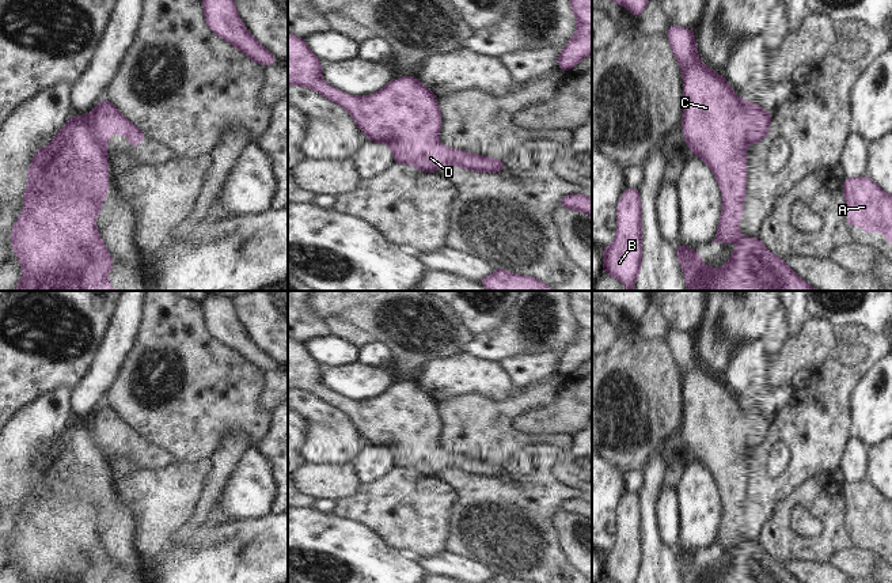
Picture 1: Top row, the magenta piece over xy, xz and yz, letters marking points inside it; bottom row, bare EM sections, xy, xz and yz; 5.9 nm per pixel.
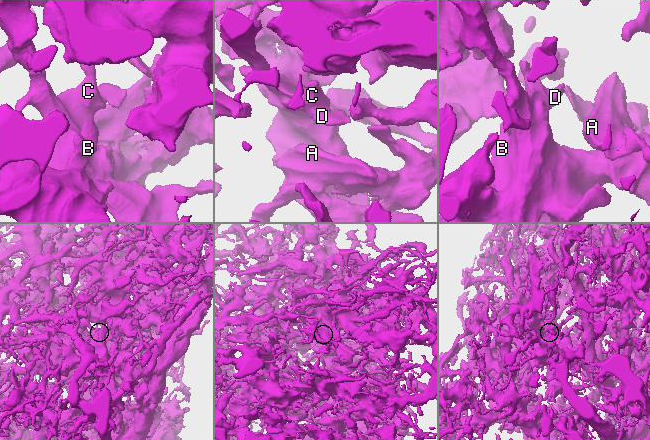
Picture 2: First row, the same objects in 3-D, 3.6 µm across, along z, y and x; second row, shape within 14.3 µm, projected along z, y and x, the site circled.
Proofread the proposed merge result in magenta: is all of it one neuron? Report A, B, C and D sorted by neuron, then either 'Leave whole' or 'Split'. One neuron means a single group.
Groups: A B C D. Leave whole

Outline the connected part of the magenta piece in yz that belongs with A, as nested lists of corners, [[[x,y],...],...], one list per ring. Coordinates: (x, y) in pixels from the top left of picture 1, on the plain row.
[[[868,480],[843,485],[846,522],[850,534],[854,526],[866,537],[885,537],[892,548],[892,500],[881,495]]]

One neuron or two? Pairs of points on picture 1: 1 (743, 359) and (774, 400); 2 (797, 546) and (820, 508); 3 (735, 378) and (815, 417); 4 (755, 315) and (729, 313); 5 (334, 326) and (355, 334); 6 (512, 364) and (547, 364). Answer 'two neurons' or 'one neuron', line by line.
1: one neuron
2: one neuron
3: two neurons
4: one neuron
5: one neuron
6: one neuron

